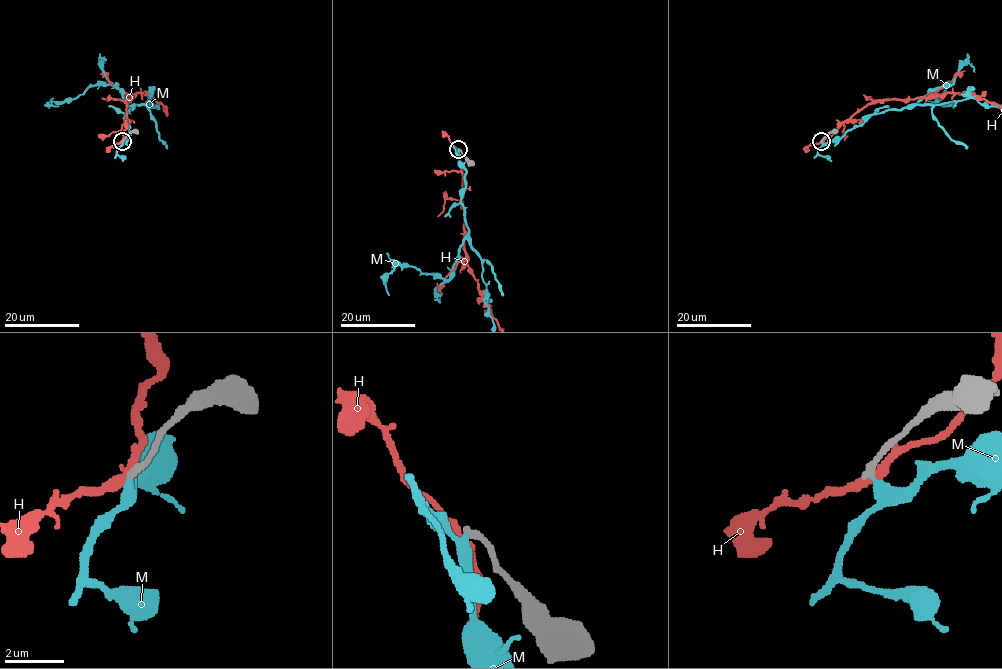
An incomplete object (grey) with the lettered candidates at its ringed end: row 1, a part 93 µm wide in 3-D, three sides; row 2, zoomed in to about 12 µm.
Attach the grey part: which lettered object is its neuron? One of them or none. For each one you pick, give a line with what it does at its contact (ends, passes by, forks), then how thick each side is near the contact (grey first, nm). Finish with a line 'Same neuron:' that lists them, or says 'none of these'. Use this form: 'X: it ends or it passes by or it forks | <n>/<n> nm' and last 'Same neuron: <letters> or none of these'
M: it passes by | 240/260 nm
Same neuron: M

